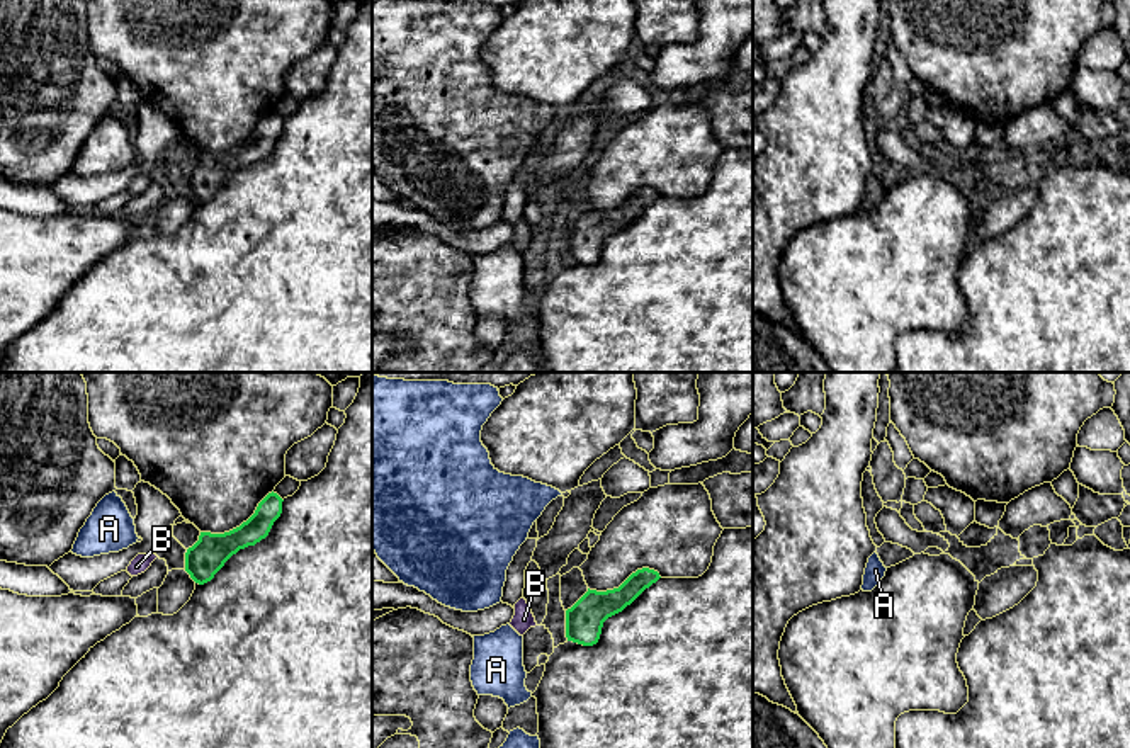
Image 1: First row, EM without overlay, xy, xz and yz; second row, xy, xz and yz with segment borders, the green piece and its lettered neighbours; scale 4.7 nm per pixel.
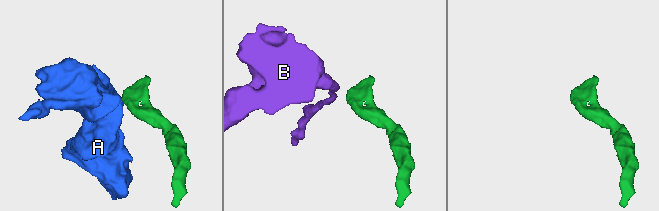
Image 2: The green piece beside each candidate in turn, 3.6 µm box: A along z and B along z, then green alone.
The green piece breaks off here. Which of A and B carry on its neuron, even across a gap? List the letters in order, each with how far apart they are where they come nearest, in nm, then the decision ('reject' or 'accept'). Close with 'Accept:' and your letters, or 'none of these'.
A: 200 nm apart; reject
B: 140 nm apart; reject
Accept: none of these

